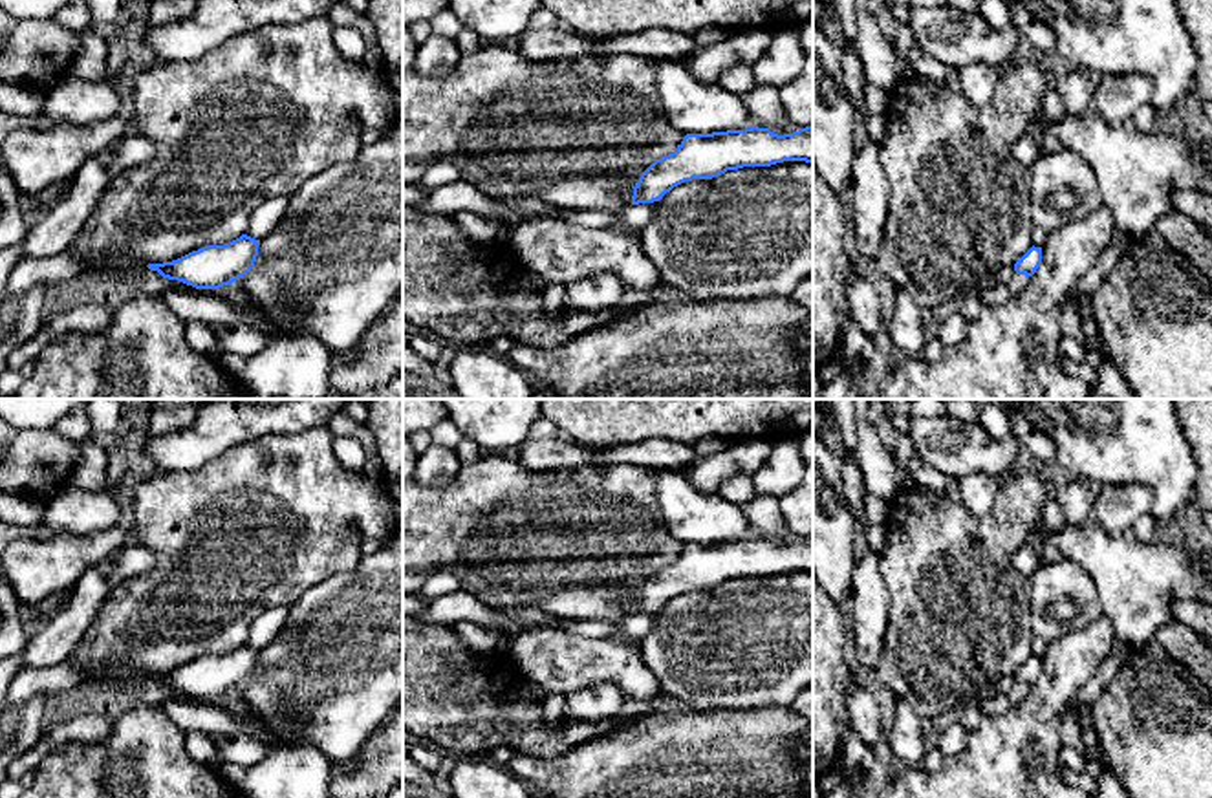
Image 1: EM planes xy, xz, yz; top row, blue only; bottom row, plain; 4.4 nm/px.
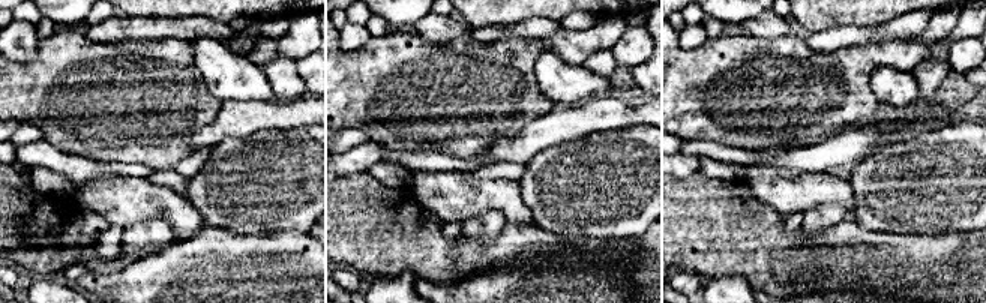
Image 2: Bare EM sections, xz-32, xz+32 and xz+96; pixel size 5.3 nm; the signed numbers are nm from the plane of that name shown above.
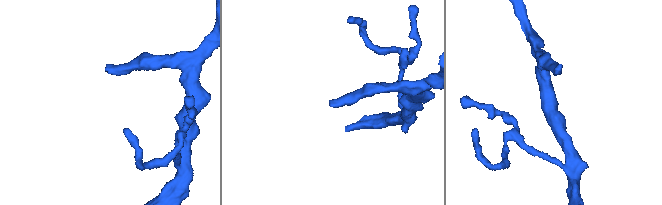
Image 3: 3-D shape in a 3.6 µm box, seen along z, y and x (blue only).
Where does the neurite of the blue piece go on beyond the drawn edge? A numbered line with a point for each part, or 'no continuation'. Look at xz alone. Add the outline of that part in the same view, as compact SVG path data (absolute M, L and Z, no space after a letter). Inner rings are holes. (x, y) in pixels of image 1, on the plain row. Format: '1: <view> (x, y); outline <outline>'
no continuation

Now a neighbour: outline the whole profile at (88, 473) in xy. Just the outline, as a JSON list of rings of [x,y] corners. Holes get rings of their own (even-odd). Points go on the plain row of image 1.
[[[95,439],[82,443],[79,459],[75,461],[68,485],[75,485],[86,491],[108,489],[106,480],[108,450]]]

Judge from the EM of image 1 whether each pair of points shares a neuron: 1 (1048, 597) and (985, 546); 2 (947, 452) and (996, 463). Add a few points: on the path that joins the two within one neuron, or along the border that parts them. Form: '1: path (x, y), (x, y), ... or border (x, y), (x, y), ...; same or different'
1: border (1028, 579), (1029, 626); different
2: path (960, 452), (984, 452); same

